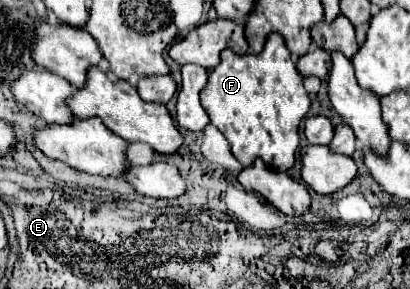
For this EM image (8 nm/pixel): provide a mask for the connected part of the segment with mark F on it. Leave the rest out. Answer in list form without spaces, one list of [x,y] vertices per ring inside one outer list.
[[[270,34],[266,40],[266,46],[260,54],[244,54],[238,56],[232,50],[222,52],[220,64],[210,72],[208,86],[202,92],[202,104],[208,110],[210,122],[224,134],[224,138],[230,142],[234,158],[244,166],[250,168],[256,158],[266,162],[266,166],[272,166],[276,170],[290,170],[296,160],[296,150],[300,144],[300,122],[310,110],[310,96],[306,88],[302,86],[302,74],[296,70],[296,62],[286,48],[280,34]]]

